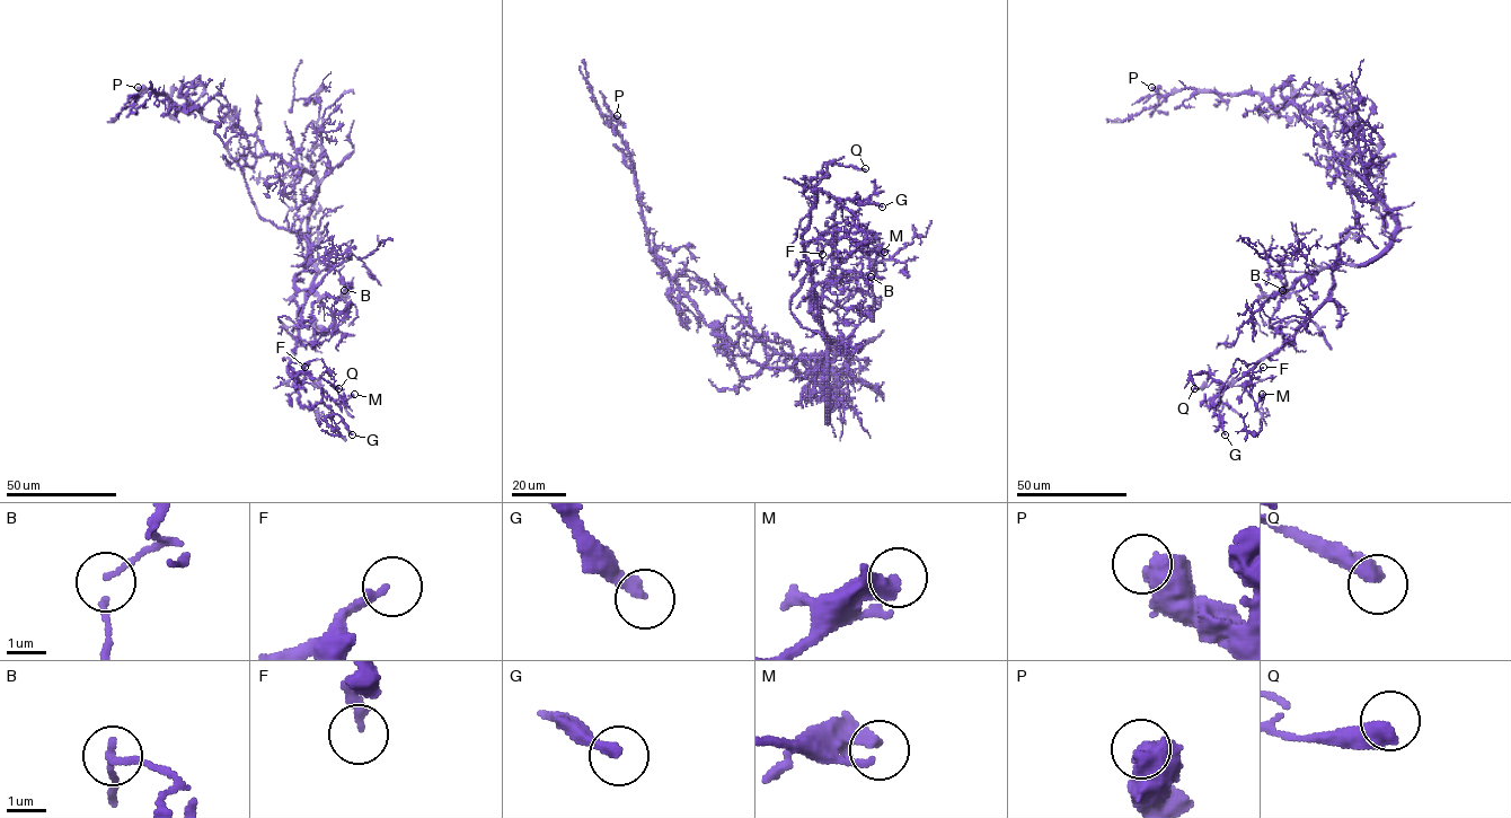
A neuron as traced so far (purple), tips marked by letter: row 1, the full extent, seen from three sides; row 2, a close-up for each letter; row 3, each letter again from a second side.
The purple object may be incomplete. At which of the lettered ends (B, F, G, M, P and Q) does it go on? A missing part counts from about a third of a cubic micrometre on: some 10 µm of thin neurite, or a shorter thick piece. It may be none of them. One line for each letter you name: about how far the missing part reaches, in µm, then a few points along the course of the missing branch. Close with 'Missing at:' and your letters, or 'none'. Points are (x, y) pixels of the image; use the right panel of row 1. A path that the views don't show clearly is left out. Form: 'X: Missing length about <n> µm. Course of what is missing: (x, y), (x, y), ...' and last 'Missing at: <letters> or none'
Missing at: none

